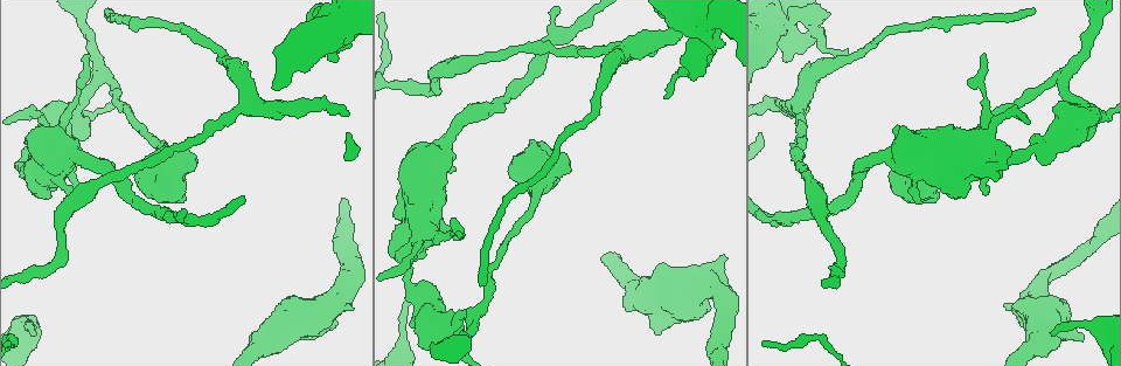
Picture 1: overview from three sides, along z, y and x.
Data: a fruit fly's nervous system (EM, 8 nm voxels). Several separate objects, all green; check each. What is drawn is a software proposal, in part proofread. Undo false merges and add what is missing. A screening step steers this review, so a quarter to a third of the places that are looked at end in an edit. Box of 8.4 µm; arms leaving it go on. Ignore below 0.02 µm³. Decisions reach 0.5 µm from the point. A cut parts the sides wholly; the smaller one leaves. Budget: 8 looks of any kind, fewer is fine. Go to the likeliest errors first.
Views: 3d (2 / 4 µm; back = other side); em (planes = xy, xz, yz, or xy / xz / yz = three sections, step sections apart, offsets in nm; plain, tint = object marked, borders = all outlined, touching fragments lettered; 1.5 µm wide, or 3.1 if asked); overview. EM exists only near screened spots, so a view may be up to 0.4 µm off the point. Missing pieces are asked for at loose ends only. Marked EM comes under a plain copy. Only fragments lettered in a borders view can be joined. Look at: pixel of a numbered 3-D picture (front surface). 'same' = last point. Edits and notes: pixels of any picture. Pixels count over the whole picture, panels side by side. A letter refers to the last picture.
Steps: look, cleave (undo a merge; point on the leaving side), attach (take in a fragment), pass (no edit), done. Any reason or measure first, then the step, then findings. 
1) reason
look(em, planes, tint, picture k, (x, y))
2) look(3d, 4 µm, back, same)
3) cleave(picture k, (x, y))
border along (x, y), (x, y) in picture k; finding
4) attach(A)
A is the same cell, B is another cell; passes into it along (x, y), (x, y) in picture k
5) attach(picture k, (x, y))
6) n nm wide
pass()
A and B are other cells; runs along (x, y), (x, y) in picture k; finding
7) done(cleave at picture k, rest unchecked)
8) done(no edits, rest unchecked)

branch stops here
look(em, planes, borders, picture 1, (348, 305))

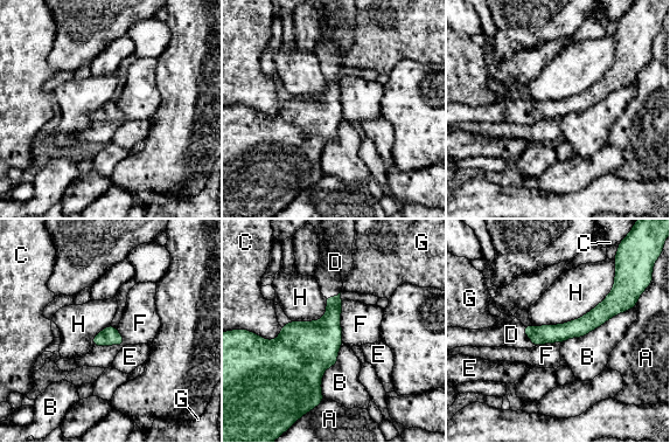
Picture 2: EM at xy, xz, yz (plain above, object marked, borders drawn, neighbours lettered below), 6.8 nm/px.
H touches over 700 nm
attach(D)
D is the same cell, A, B, C, E, F, G and H are other cells; passes into it along (549, 333), (528, 336), (511, 334) in picture 2; the neuron continues

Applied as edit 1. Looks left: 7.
branch point
look(3d, 4 µm, picture 1, (450, 320))

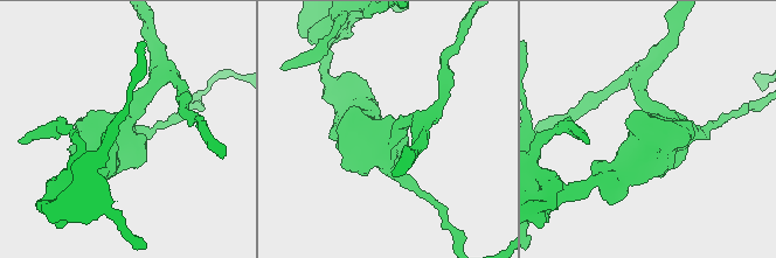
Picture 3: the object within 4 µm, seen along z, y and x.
look(em, xz, step 4, borders, picture 3, (389, 129))

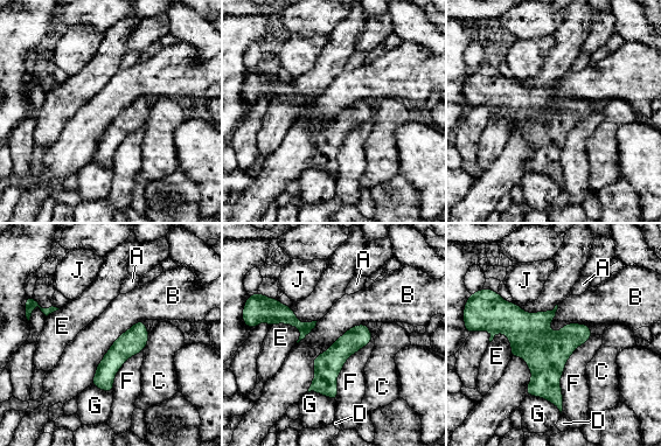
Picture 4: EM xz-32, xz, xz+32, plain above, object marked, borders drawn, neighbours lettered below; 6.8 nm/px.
pass()
A, B, C, D, E, F, G and J are other cells; border along (592, 334), (566, 361), (562, 404) in picture 4; all the same neuron

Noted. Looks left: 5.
stops while still wide
look(3d, 4 µm, picture 1, (1080, 338))

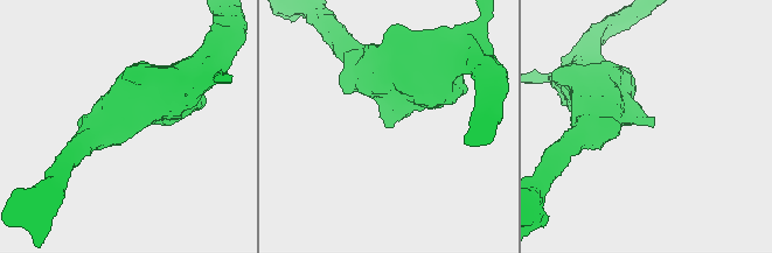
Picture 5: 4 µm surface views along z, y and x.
now the EM
look(em, planes, borders, picture 5, (390, 127))

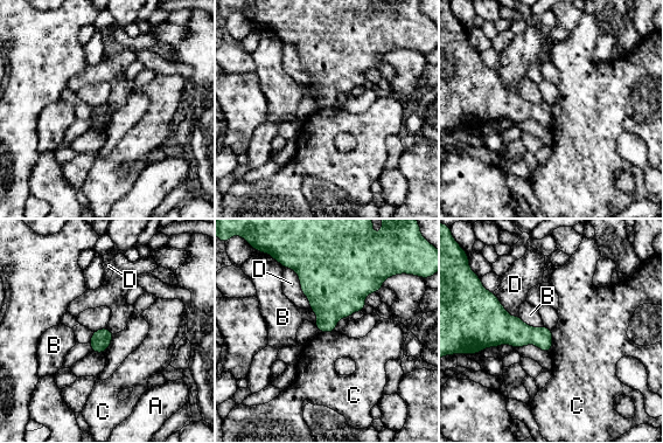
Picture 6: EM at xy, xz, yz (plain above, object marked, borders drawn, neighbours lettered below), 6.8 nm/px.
D touches over 340 nm
pass()
A, B, C and D are other cells; border along (552, 330), (552, 347), (548, 352) in picture 6; no lettered fragment goes on from it

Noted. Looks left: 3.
done(attach at picture 2, rest unchecked)

